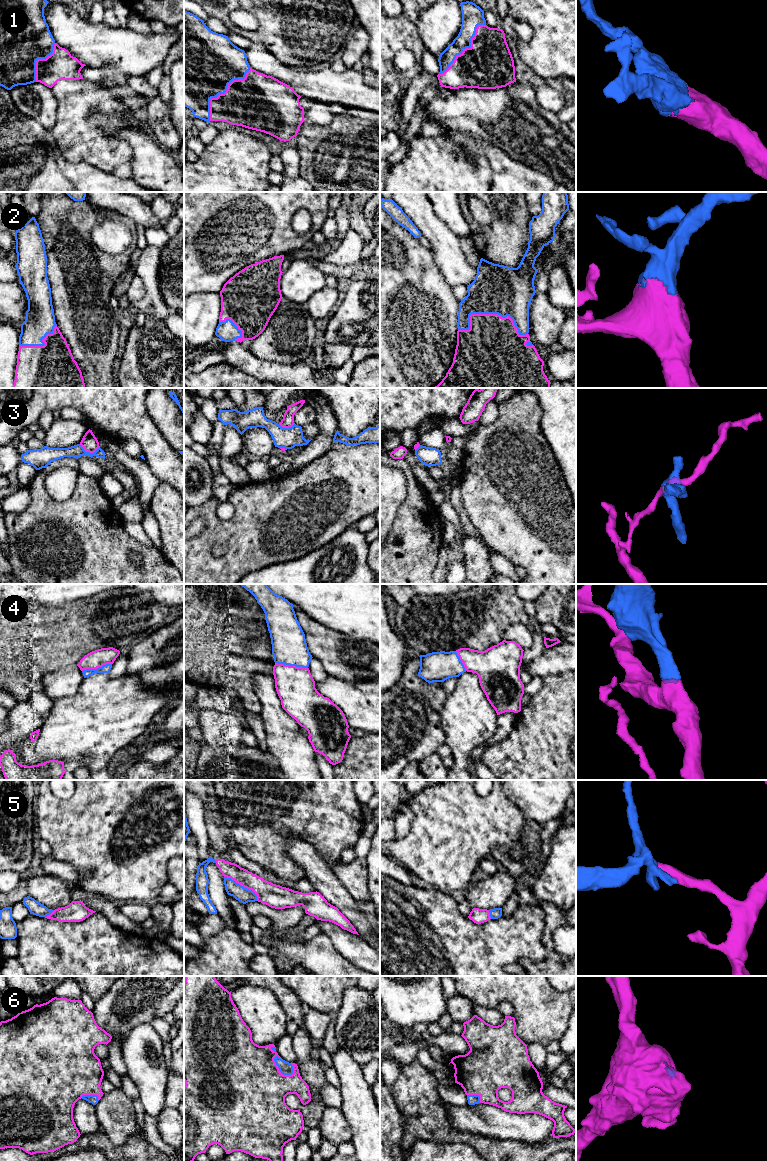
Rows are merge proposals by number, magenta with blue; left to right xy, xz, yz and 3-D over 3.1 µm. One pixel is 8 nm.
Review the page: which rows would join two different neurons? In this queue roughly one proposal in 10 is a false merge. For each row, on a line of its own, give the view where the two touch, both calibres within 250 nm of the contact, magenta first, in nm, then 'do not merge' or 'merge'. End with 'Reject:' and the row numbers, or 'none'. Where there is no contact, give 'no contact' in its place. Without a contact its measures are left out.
1: contact in xz; calibres 420 and 460 nm; merge
2: contact in yz; calibres 460 and 400 nm; merge
3: contact in xy; calibres 140 and 110 nm; do not merge
4: contact in xz; calibres 320 and 280 nm; merge
5: contact in xz; calibres 180 and 120 nm; merge
6: contact in xz; calibres 500 and 110 nm; merge
Reject: 3

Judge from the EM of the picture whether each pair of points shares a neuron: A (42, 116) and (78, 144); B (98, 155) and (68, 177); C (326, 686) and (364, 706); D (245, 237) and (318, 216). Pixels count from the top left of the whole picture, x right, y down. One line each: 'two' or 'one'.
A: two
B: two
C: one
D: one

